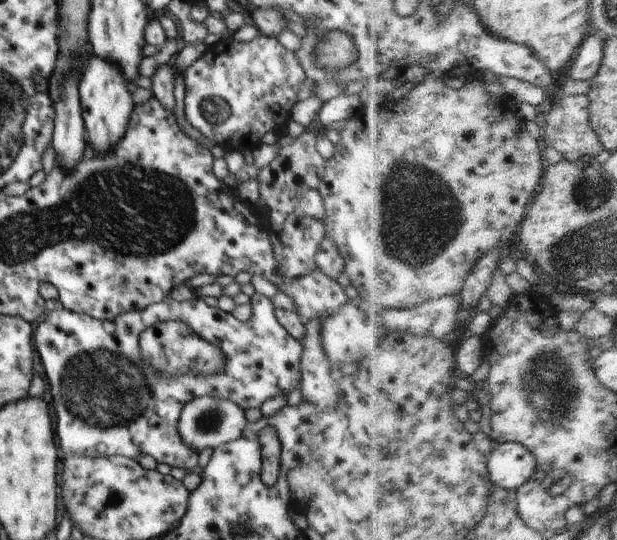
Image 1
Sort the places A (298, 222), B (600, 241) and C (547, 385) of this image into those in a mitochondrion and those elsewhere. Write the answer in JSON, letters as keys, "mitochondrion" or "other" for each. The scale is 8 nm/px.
{"A":"other","B":"mitochondrion","C":"mitochondrion"}

